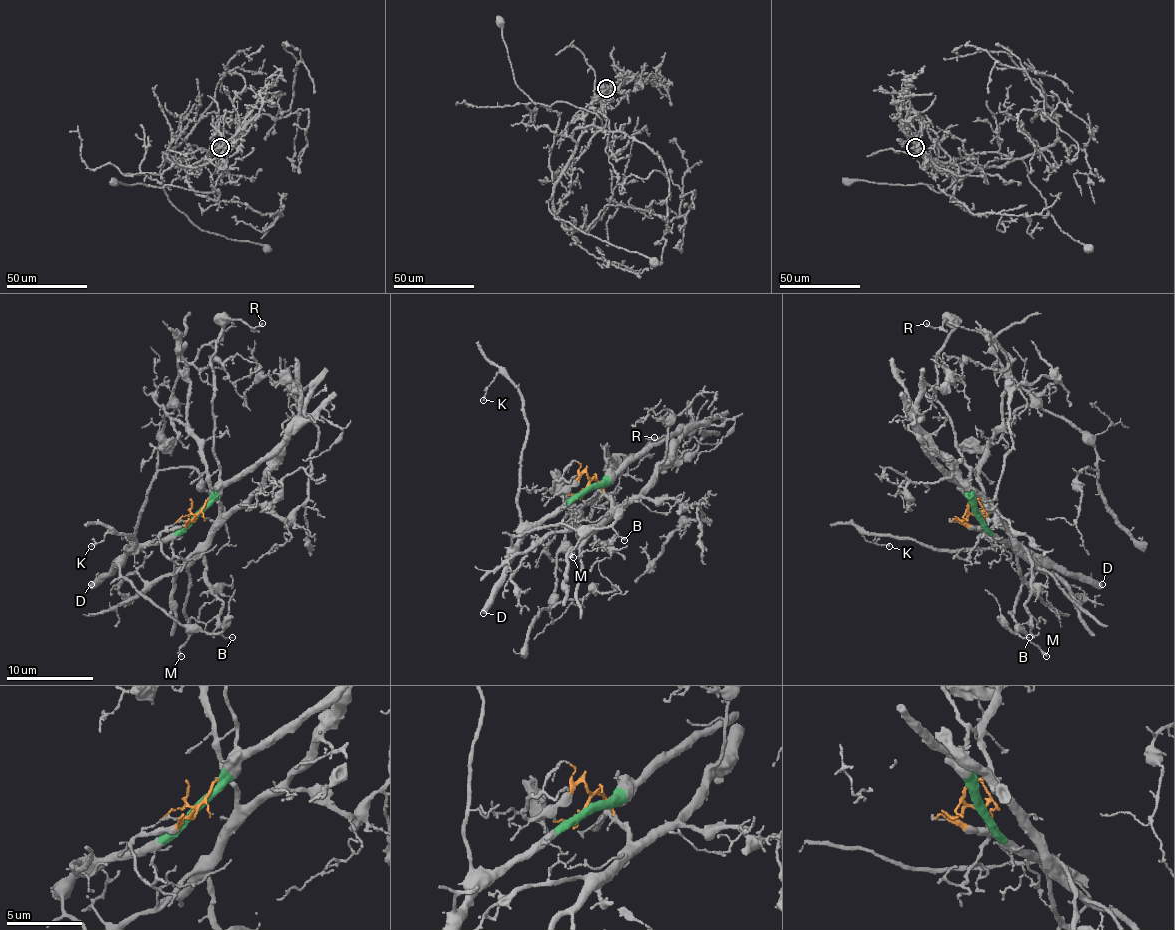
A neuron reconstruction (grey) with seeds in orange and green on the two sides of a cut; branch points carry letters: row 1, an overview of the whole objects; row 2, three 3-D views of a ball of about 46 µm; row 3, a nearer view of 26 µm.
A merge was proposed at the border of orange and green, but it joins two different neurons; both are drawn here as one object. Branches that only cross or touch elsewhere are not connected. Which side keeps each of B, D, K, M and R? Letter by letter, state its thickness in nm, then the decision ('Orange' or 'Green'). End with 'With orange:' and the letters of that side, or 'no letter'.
B: Thickness 100 nm. Green
D: Thickness 500 nm. Green
K: Thickness 100 nm. Green
M: Thickness 180 nm. Green
R: Thickness 100 nm. Green
With orange: no letter

